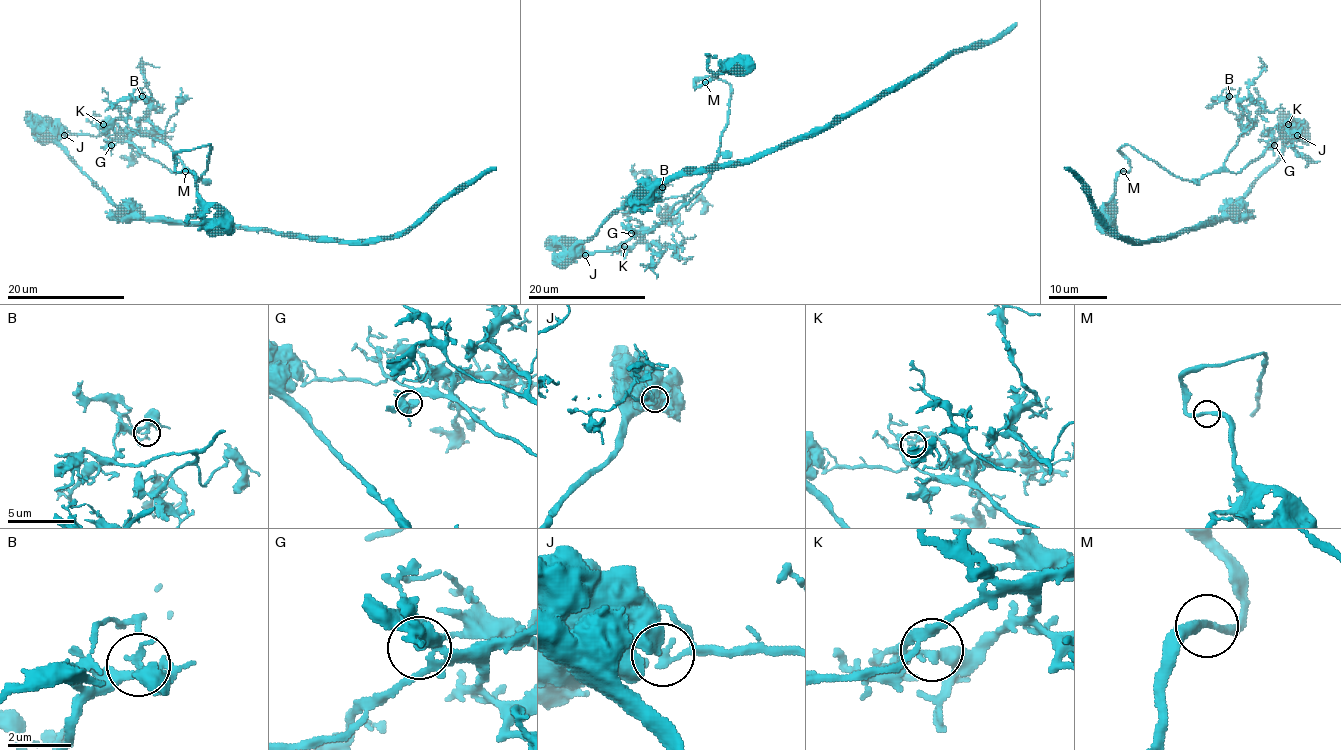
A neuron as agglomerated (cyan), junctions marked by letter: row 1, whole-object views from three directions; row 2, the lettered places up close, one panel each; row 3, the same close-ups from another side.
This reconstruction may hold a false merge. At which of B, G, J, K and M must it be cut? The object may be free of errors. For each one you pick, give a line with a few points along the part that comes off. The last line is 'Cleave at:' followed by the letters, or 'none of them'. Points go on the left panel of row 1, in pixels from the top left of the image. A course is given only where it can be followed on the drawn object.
J: course (64, 135), (130, 141), (199, 180), (209, 145), (178, 151), (175, 170), (195, 176), (196, 192), (233, 233)
Cleave at: J

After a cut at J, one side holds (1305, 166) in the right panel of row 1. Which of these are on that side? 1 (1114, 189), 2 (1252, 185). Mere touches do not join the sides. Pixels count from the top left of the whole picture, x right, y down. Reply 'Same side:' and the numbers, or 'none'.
Same side: 1

